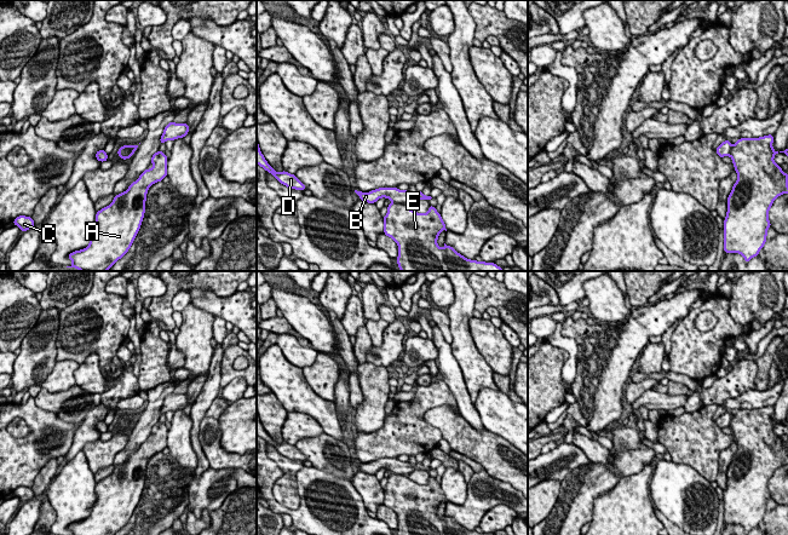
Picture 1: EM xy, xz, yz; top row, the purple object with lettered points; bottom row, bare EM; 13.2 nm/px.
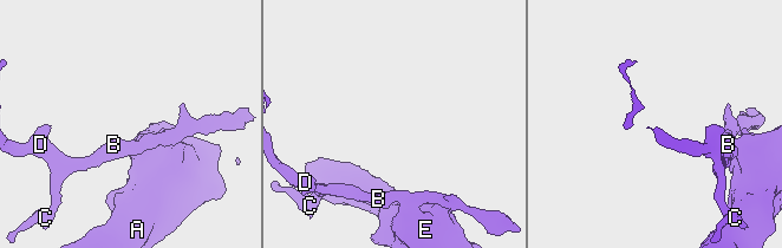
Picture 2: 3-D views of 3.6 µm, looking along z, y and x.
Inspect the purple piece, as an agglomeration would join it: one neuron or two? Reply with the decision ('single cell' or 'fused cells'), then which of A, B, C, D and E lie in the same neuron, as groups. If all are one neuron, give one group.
fused cells; A E / B C D

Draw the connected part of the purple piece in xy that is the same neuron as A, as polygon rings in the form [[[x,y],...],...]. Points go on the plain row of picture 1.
[[[156,422],[151,427],[151,441],[146,439],[128,460],[96,484],[97,501],[90,516],[71,523],[73,535],[115,535],[131,519],[145,484],[149,459],[167,448],[167,427]]]

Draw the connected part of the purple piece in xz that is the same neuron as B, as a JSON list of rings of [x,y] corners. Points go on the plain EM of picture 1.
[[[379,459],[375,461],[372,461],[369,464],[362,464],[355,461],[355,464],[360,467],[360,471],[368,474],[375,474],[379,470],[385,468],[395,474],[401,476],[408,476],[413,471],[426,471],[430,472],[432,468],[425,467],[422,462],[416,462],[416,465],[413,467],[409,461],[399,461],[398,459]]]

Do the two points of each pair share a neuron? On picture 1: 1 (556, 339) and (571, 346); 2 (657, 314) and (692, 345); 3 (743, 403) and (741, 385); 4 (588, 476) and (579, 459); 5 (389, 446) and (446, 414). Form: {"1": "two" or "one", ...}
{"1": "one", "2": "two", "3": "two", "4": "two", "5": "two"}

